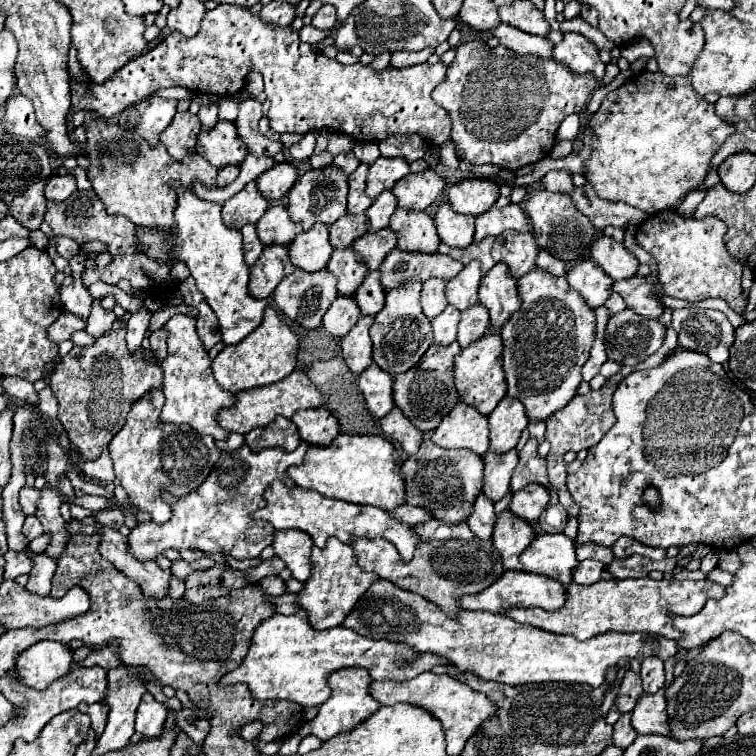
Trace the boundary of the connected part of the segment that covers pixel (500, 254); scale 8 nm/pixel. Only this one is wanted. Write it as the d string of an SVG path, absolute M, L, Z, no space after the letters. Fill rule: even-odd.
M502 232L502 236L496 236L496 242L492 246L492 258L496 262L508 264L510 272L516 278L524 276L536 266L536 256L538 248L530 232Z

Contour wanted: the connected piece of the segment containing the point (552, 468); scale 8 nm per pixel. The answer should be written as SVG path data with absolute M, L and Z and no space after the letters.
M606 382L600 390L592 390L584 396L574 396L564 408L560 408L554 416L550 416L550 420L546 420L546 440L552 444L550 454L548 454L548 480L550 484L556 488L558 496L560 496L560 504L566 508L568 516L578 516L578 506L574 504L574 500L570 498L570 492L566 490L566 466L562 462L562 456L568 450L580 452L580 450L588 450L594 444L598 444L602 440L602 436L616 424L616 416L612 412L612 394L616 390L618 382Z

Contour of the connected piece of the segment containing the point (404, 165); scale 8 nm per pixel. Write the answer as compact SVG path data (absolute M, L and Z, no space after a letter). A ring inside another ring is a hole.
M380 156L372 166L366 180L366 194L376 198L384 190L392 190L392 186L410 172L408 162L402 158L384 158Z

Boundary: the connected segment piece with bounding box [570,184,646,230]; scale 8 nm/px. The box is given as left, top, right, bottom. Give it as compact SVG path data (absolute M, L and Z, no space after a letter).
M590 184L574 188L574 192L570 196L572 196L576 208L584 216L588 216L590 222L598 230L606 228L608 224L624 228L630 222L630 224L638 226L646 218L644 212L638 212L636 208L630 208L628 204L610 204L610 202L598 198L598 194L594 192L594 188L590 188Z

